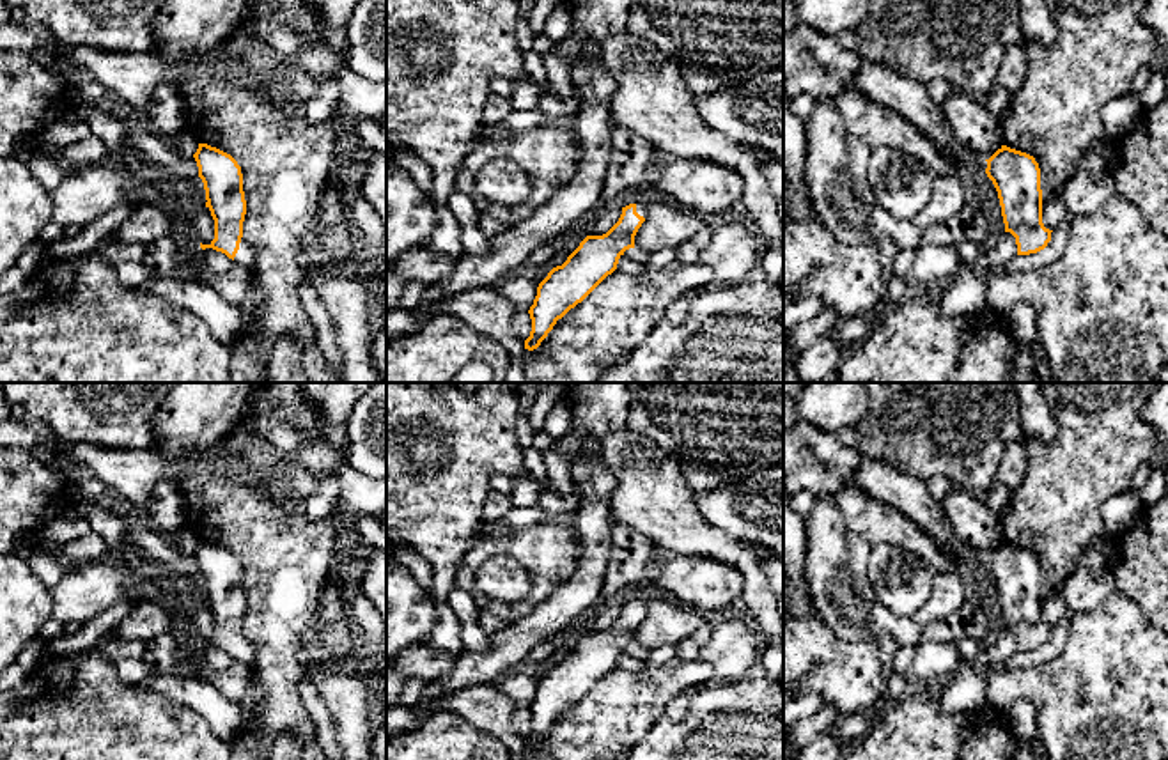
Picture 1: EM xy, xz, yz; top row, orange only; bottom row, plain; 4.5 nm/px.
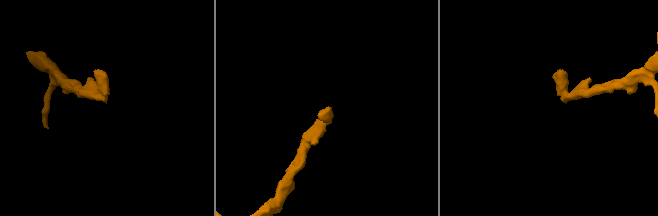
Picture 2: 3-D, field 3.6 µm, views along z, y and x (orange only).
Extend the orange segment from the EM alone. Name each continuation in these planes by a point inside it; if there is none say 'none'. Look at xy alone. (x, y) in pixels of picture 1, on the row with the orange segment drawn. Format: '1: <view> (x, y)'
1: xy (247, 257)

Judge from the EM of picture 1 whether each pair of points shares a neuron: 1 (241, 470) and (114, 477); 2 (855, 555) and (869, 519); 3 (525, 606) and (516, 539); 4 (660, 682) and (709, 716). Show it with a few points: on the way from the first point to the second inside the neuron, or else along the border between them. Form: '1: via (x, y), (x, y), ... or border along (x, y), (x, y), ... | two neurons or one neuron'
1: via (210, 461), (195, 461), (179, 468), (146, 468) | one neuron
2: border along (837, 504), (842, 521), (872, 544) | two neurons
3: via (539, 590), (539, 562), (532, 555) | one neuron
4: border along (715, 681), (702, 682), (688, 693) | two neurons

